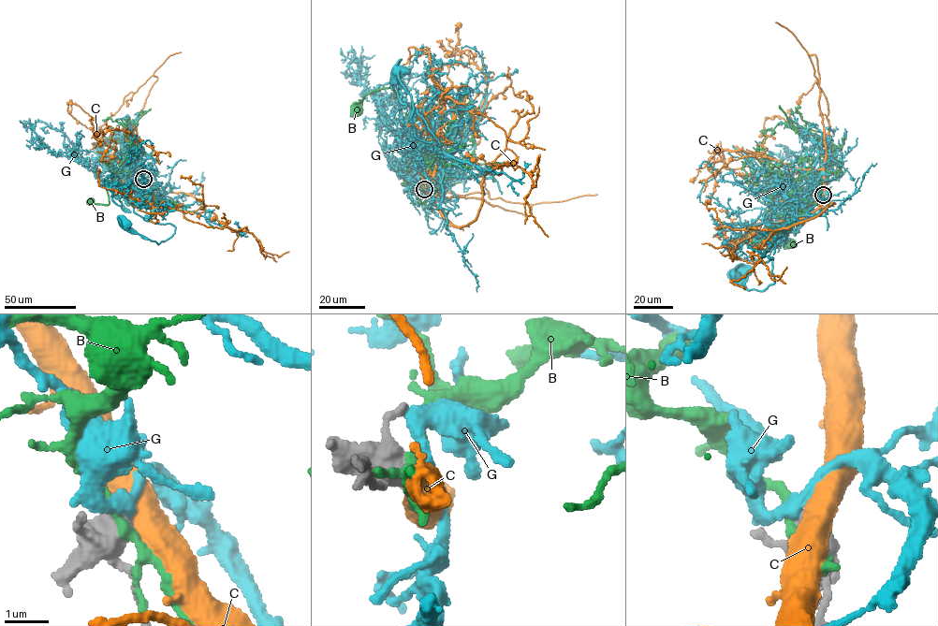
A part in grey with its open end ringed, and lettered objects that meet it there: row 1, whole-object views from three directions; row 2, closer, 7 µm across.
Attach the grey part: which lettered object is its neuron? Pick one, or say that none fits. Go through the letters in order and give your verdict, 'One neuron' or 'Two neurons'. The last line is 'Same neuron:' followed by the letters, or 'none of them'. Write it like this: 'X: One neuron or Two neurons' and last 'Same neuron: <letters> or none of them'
B: Two neurons
C: Two neurons
G: One neuron
Same neuron: G

